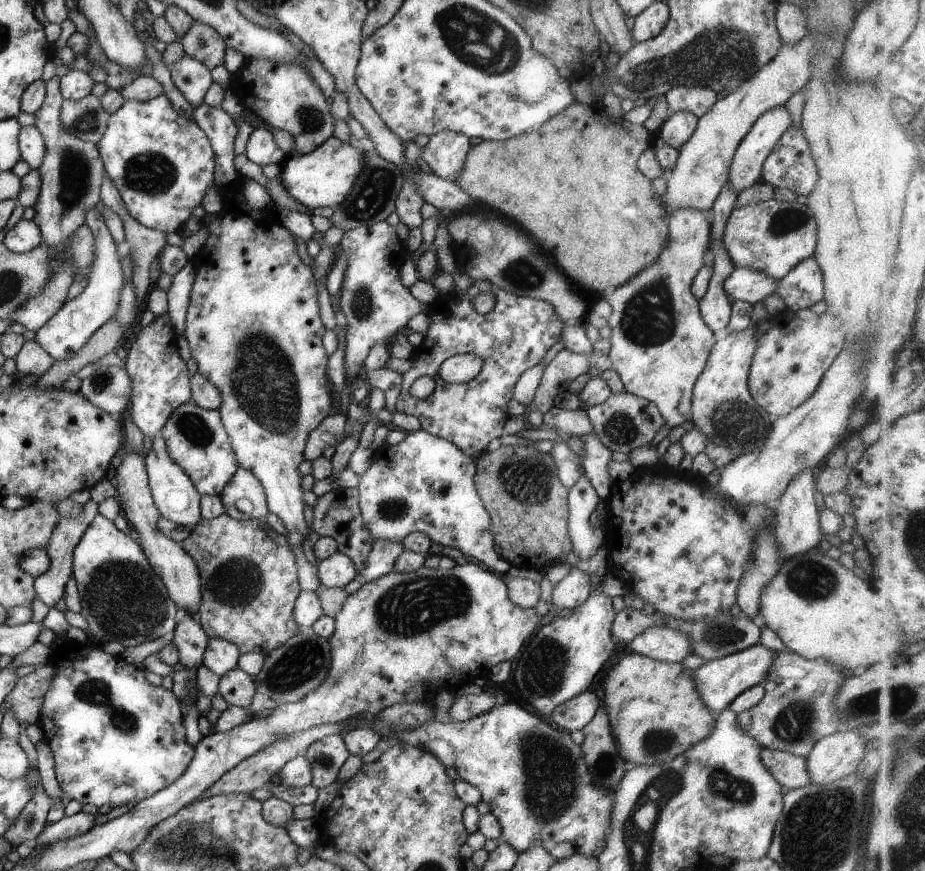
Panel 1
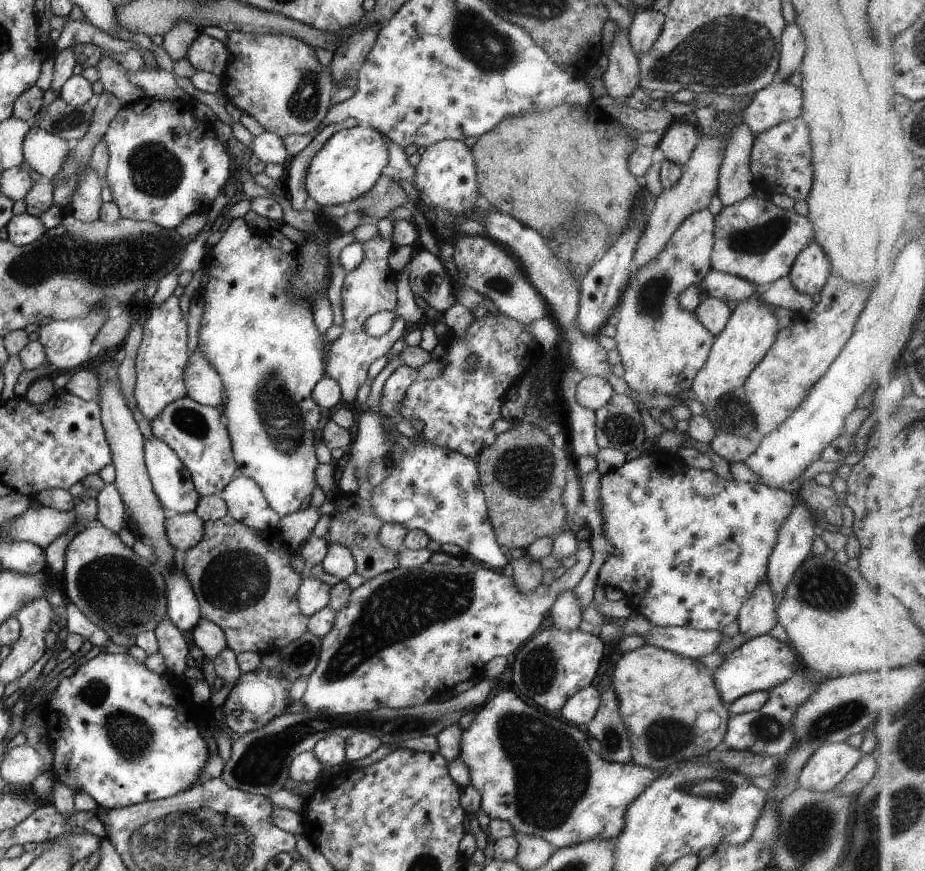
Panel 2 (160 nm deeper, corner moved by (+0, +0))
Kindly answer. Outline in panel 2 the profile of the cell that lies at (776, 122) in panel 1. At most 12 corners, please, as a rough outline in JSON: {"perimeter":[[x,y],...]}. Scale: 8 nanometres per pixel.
{"perimeter":[[787,80],[758,90],[742,112],[756,134],[800,116],[801,89]]}

